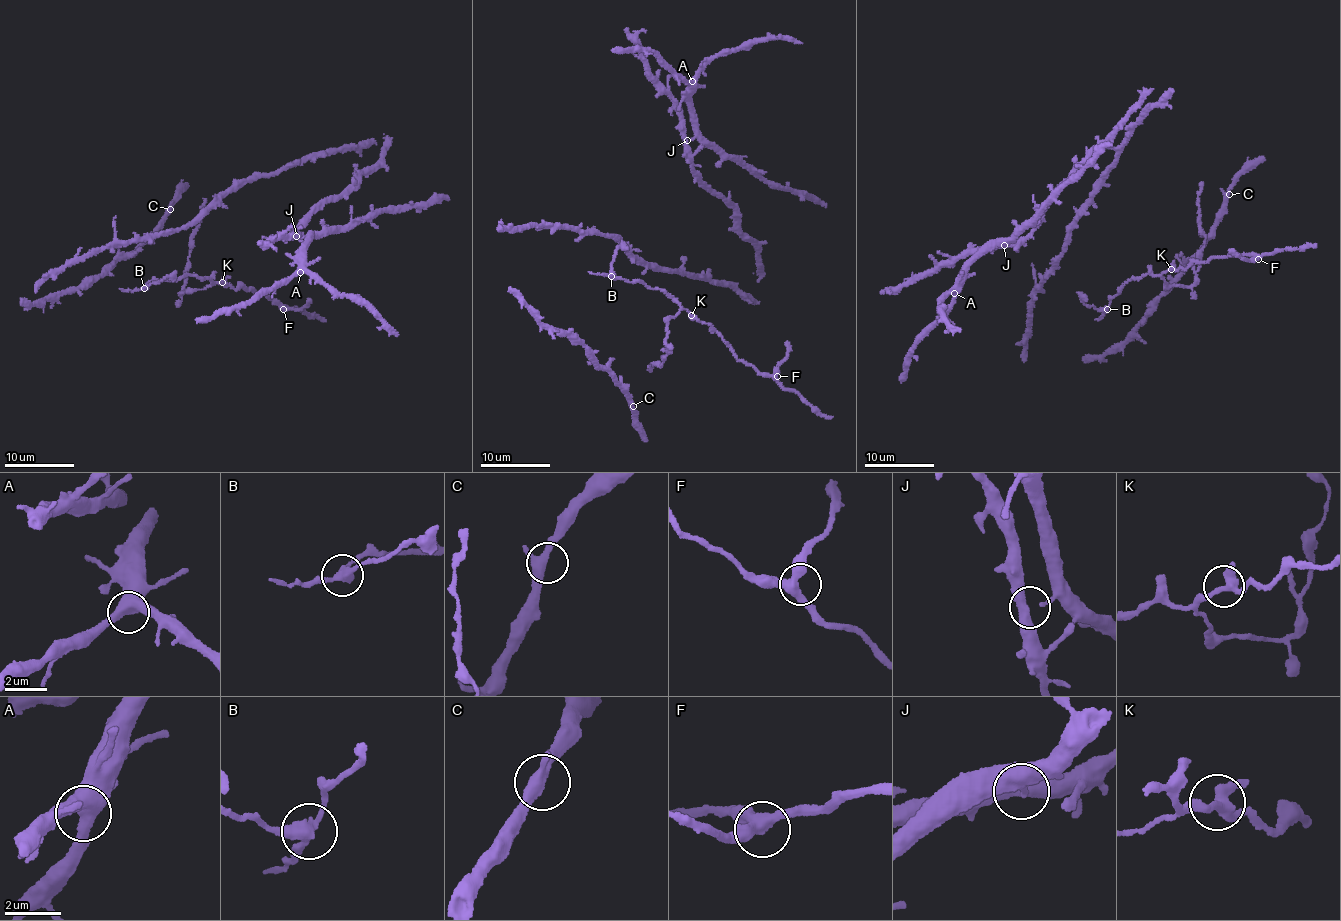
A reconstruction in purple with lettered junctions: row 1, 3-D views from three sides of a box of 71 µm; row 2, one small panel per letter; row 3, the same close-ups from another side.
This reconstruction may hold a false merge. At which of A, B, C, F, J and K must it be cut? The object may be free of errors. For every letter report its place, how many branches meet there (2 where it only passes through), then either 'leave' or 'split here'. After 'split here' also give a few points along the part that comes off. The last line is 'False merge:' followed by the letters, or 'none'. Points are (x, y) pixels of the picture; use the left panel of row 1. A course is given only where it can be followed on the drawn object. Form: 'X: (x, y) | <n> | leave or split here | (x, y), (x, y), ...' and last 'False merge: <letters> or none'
A: (300, 272) | 3 | leave
B: (144, 288) | 3 | split here | (144, 288), (175, 271)
C: (170, 209) | 3 | leave
F: (283, 309) | 3 | leave
J: (296, 236) | 3 | leave
K: (222, 282) | 3 | leave
False merge: B

